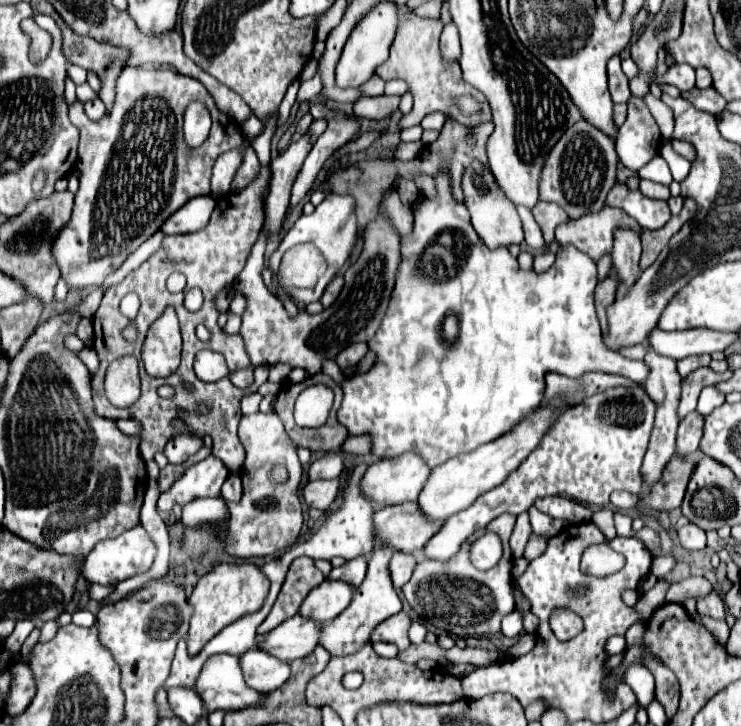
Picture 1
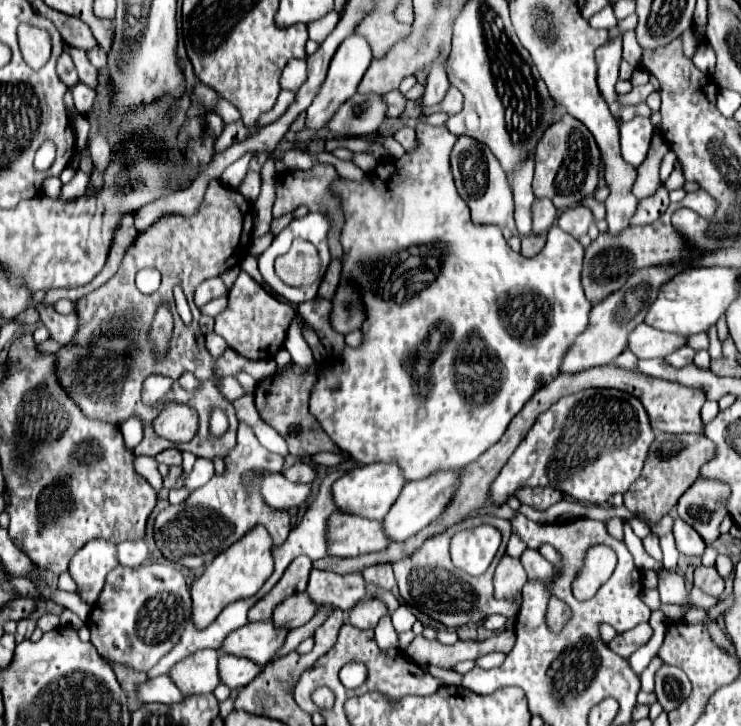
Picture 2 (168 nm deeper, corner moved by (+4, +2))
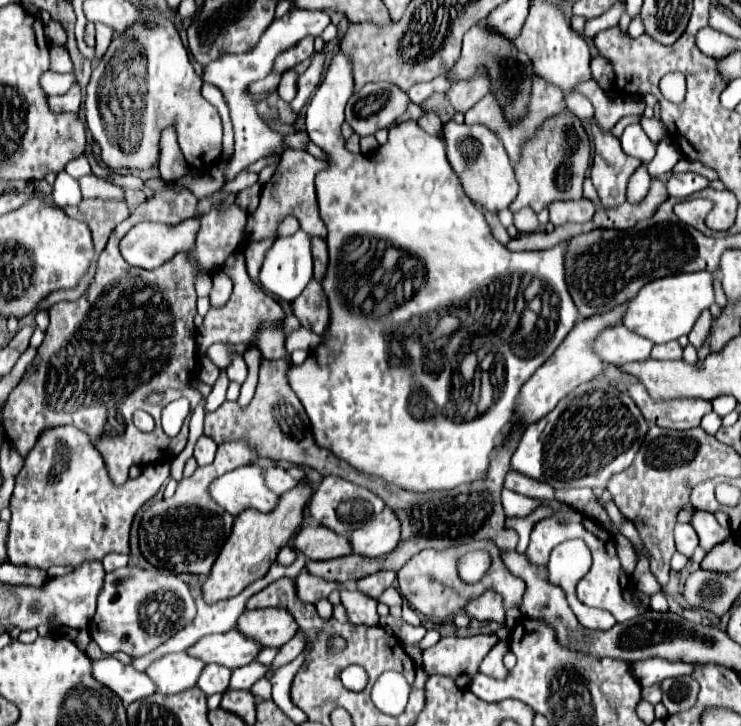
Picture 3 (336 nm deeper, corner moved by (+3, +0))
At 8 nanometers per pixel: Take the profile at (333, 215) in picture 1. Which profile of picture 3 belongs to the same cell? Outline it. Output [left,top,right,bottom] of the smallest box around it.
[260,230,312,302]

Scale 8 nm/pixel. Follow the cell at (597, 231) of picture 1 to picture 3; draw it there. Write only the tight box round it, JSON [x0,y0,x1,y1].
[548,198,596,226]

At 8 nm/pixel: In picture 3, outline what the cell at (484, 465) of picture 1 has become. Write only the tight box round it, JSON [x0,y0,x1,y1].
[350,508,398,558]

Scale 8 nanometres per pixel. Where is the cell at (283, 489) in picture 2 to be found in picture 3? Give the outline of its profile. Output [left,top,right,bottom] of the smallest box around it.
[208,464,278,516]

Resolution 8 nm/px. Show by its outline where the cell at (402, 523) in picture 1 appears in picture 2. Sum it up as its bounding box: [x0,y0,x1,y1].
[329,512,391,556]

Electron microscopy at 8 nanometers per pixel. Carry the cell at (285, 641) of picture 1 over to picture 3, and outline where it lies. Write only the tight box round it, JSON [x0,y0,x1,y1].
[186,630,262,670]

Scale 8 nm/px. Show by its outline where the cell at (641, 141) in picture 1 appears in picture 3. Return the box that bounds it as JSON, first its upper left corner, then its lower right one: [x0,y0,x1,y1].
[620,124,656,164]

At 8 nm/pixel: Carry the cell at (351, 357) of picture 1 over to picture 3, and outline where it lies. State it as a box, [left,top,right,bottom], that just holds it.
[292,278,330,334]

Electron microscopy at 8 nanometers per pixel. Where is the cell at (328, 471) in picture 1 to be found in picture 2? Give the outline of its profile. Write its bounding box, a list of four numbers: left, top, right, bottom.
[285,462,317,482]

